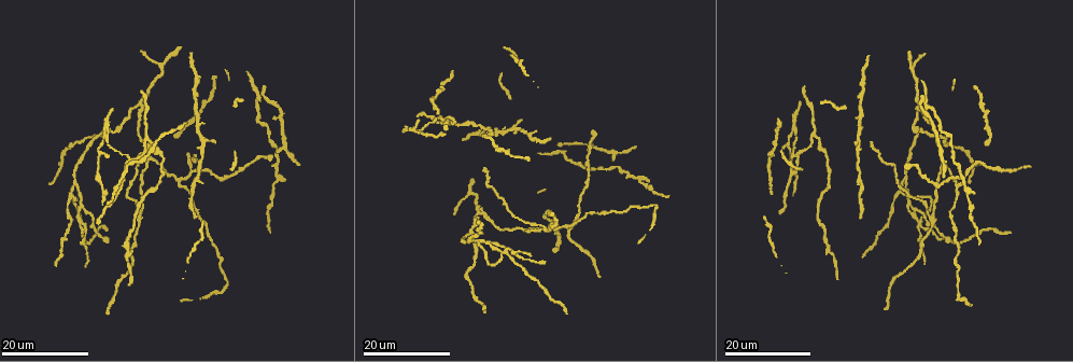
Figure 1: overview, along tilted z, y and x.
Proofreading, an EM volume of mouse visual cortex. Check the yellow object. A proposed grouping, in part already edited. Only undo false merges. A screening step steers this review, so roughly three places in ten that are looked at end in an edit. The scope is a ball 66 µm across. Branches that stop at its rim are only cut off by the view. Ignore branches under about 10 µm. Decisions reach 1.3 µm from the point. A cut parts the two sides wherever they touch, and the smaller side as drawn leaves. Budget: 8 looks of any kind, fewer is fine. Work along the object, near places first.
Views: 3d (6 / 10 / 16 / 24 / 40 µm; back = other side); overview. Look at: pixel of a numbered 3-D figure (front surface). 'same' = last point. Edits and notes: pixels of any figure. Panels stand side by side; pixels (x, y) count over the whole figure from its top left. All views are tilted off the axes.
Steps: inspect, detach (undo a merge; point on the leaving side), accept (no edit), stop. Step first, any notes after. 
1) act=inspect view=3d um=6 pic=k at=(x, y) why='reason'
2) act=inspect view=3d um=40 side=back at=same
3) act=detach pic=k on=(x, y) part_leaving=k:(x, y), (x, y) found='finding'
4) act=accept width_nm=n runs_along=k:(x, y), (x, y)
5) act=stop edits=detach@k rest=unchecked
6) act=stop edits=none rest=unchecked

act=inspect view=3d um=24 pic=1 at=(920, 131) why='side arm on a straight run'

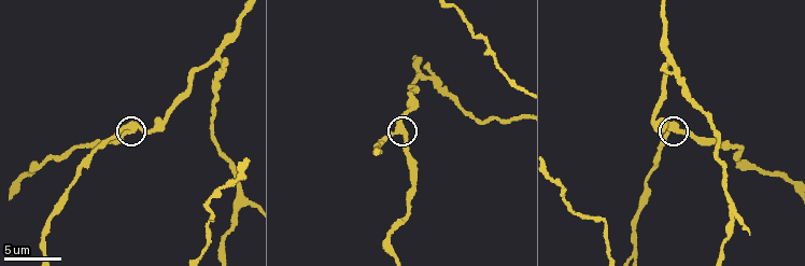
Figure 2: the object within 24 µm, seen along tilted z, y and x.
act=inspect view=3d um=6 pic=2 at=(130, 127)

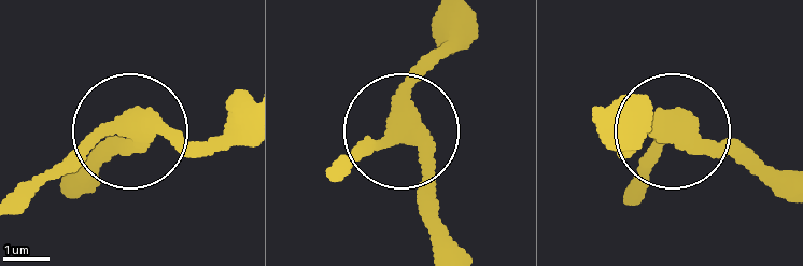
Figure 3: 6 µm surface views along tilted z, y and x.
act=inspect view=3d um=6 side=back pic=3 at=(405, 139)

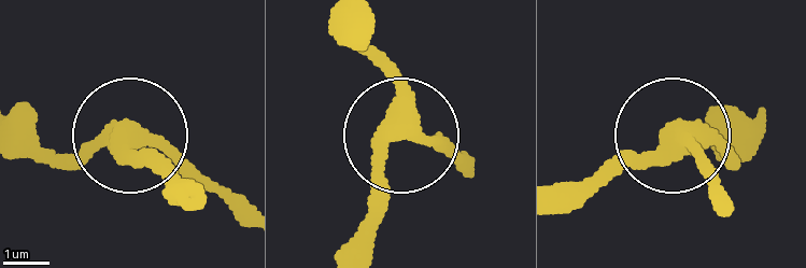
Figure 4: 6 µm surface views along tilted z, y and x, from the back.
act=accept arms=3 runs_along=4:(362, 24), (400, 95), (369, 248) found='one neuron here'

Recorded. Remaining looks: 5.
act=inspect view=3d um=16 pic=1 at=(906, 180) why='branch point'

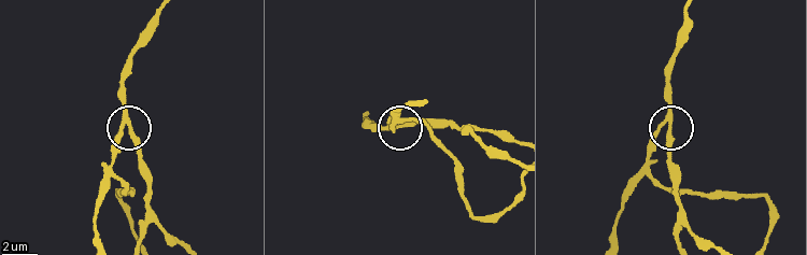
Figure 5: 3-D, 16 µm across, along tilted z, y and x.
act=inspect view=3d um=6 pic=5 at=(126, 121) why='closer look'

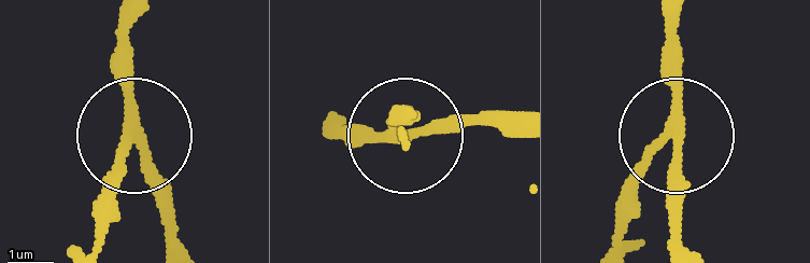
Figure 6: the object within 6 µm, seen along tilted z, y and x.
act=accept side_arm_um=31 runs_along=6:(128, 28), (127, 133), (100, 212) found='all the same neuron'

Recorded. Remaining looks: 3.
act=inspect view=3d um=10 pic=2 at=(247, 162) why='thin neck'

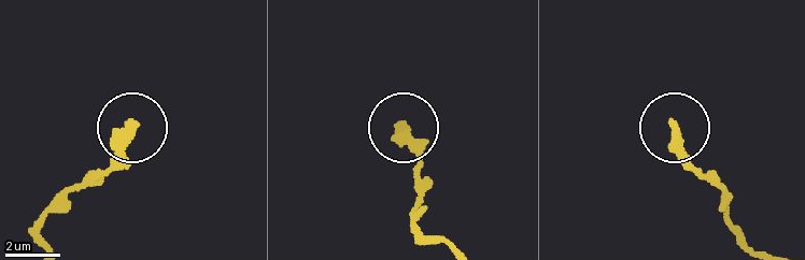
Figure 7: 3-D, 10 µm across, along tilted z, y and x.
act=inspect view=3d um=6 pic=7 at=(132, 124)

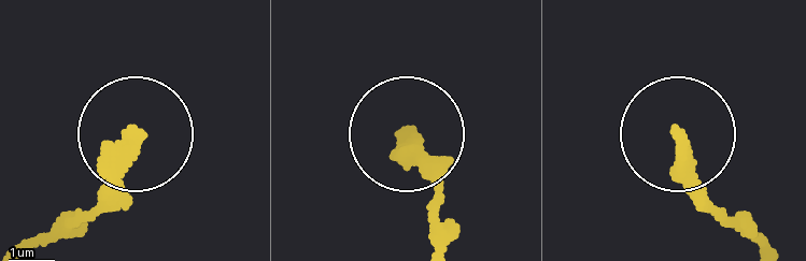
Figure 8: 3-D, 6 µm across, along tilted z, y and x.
act=accept runs_along=8:(45, 249), (92, 206), (125, 143) found='all the same neuron'

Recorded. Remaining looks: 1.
act=stop edits=none rest=unchecked

